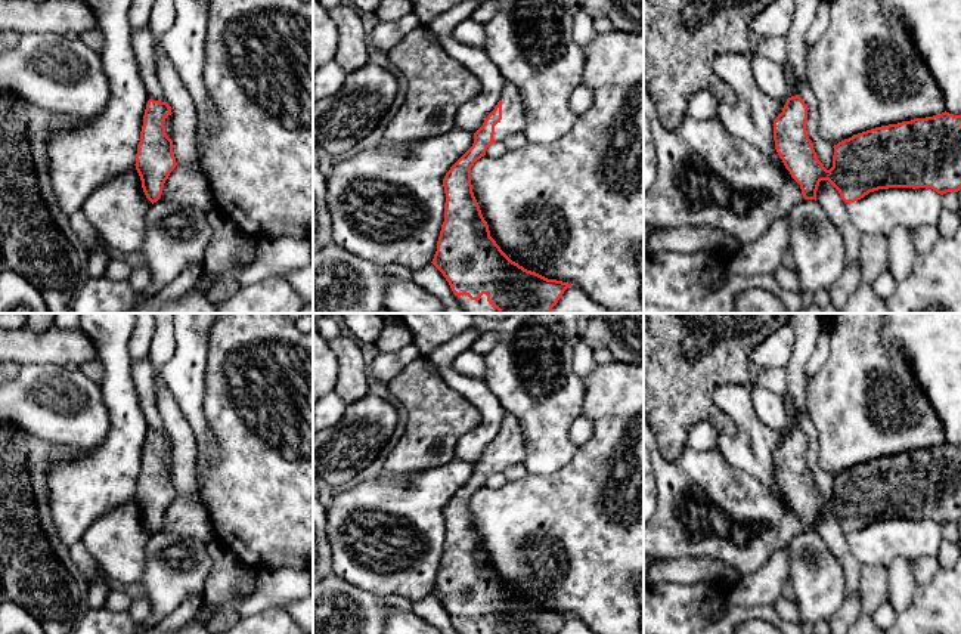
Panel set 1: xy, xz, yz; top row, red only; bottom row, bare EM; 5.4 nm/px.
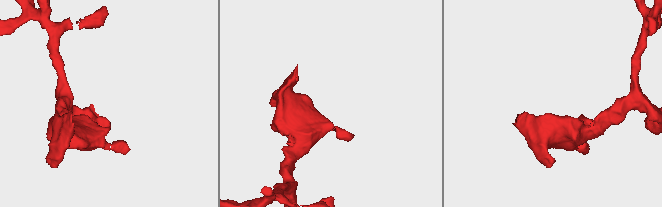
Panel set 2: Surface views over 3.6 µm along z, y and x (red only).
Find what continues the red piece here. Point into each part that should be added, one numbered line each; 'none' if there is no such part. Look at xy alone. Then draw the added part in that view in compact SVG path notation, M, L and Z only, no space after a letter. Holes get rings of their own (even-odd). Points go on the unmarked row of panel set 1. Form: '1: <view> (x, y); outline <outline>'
none

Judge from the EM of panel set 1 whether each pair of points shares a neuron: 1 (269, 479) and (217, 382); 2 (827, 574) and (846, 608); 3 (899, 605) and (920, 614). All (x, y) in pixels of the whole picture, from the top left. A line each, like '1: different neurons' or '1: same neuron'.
1: same neuron
2: different neurons
3: different neurons

